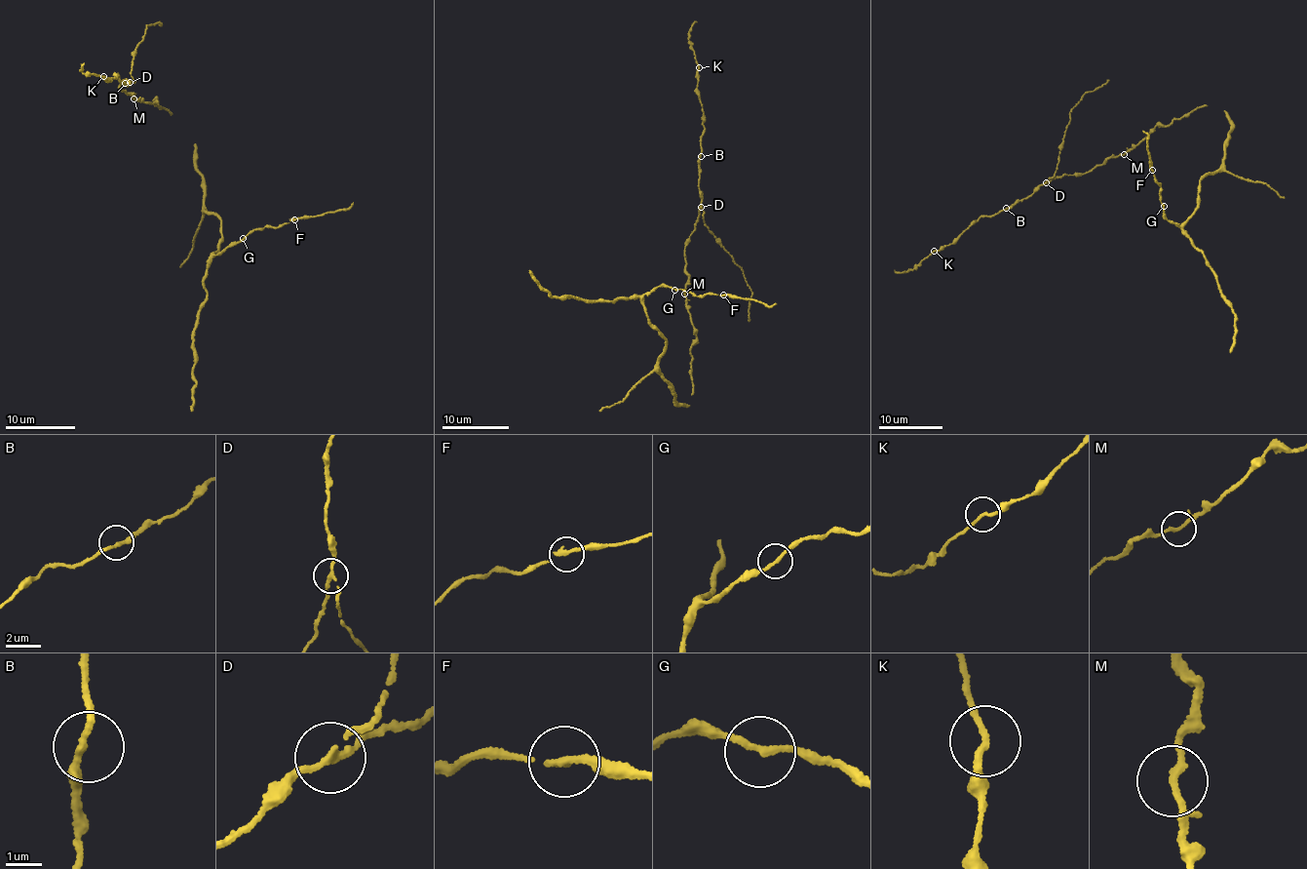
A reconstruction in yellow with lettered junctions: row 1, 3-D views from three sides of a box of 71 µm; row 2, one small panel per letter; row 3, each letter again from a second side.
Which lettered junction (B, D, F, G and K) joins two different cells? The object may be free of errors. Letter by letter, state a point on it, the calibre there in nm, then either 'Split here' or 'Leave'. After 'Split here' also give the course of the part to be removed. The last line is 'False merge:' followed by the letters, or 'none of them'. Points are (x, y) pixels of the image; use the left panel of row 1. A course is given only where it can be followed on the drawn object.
B: Place: (125, 83). Thickness 200 nm. Leave
D: Place: (130, 82). Thickness 160 nm. Split here. Course of the part to remove: (130, 82), (123, 81), (120, 90), (145, 103), (157, 100), (154, 104), (156, 102), (171, 114)
F: Place: (294, 219). Thickness 180 nm. Leave
G: Place: (243, 238). Thickness 190 nm. Leave
K: Place: (103, 76). Thickness 170 nm. Leave
False merge: D

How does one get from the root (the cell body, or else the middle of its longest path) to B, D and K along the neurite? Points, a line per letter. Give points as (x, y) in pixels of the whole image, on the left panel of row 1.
B: (166, 108), (154, 104), (156, 99), (145, 102), (121, 91), (123, 80), (130, 82), (121, 82), (125, 83)
D: (166, 108), (154, 104), (156, 99), (135, 99), (131, 92), (119, 89), (123, 80), (130, 82)
K: (166, 108), (121, 91), (123, 80), (130, 82), (116, 73), (109, 81), (104, 76)

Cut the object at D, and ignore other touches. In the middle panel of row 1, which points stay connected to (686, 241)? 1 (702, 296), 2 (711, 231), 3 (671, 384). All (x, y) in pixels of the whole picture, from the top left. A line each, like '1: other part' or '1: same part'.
1: other part
2: other part
3: other part

